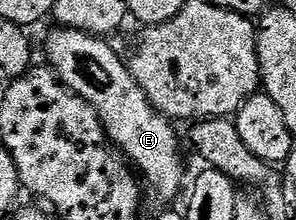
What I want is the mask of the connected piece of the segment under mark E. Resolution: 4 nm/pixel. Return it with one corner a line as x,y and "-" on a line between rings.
60,28
58,32
59,33
51,33
47,37
47,57
49,60
51,60
48,61
50,68
54,69
55,73
59,76
60,81
62,81
72,93
75,93
81,99
88,101
88,103
90,103
93,107
93,111
97,111
99,121
101,124
103,124
103,132
107,134
108,142
110,142
114,148
118,149
119,152
127,158
128,162
130,162
130,164
134,166
136,170
138,170
138,172
141,174
142,180
146,182
146,184
147,181
149,184
151,184
152,191
155,192
159,197
177,196
179,193
179,188
181,188
183,185
183,157
181,154
179,154
179,137
177,134
175,134
176,126
172,124
168,118
164,117
162,113
157,112
157,110
149,103
149,99
145,95
145,91
141,91
141,87
137,83
137,79
133,79
128,62
124,60
124,58
122,61
122,59
115,54
114,47
111,45
106,45
106,43
103,42
106,40
104,40
102,36
96,35
94,33
82,33
79,29

